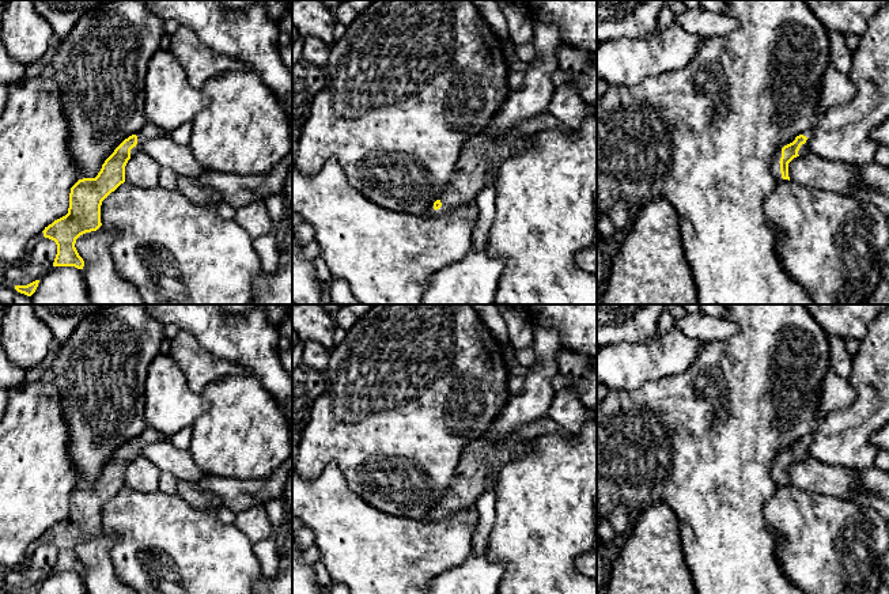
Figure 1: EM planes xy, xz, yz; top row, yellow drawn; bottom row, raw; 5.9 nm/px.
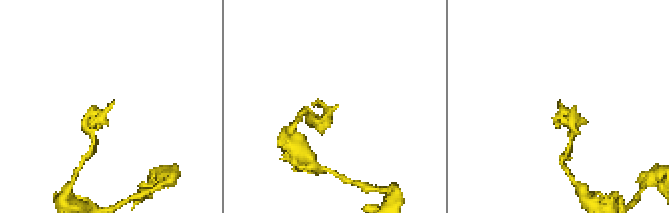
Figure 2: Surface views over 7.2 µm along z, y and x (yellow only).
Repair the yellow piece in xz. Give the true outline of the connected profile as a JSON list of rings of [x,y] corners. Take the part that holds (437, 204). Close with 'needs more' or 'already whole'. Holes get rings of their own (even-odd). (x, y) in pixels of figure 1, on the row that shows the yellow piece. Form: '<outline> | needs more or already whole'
[[[551,113],[521,122],[512,133],[492,141],[484,132],[469,139],[455,163],[453,181],[430,207],[427,216],[447,213],[461,204],[474,201],[484,186],[495,184],[499,167],[511,156],[526,150],[529,140],[544,130],[561,128]]] | needs more

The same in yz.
[[[813,129],[806,130],[776,152],[771,170],[778,182],[790,181],[788,163],[797,156],[809,154],[809,141],[812,136]]] | needs more

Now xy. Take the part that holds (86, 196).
[[[147,122],[114,150],[95,178],[79,179],[71,188],[68,213],[42,231],[45,238],[54,241],[57,245],[53,266],[83,269],[84,261],[75,247],[76,239],[86,232],[97,231],[102,226],[102,201],[125,182],[128,160],[141,151],[145,141],[166,135],[169,133],[159,126]]] | needs more

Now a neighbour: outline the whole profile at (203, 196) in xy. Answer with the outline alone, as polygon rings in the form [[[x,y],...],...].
[[[178,177],[175,190],[201,207],[215,207],[222,201],[219,192],[212,188],[201,186],[188,177]]]

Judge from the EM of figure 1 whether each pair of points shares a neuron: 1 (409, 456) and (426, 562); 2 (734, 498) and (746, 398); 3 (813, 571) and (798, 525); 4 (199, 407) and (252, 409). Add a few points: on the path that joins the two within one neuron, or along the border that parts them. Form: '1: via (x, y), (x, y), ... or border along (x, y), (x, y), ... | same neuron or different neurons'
1: border along (388, 514), (426, 521) | different neurons
2: via (734, 473), (734, 423) | same neuron
3: via (813, 560), (813, 540), (809, 536) | same neuron
4: border along (203, 394), (208, 408), (192, 427) | different neurons

